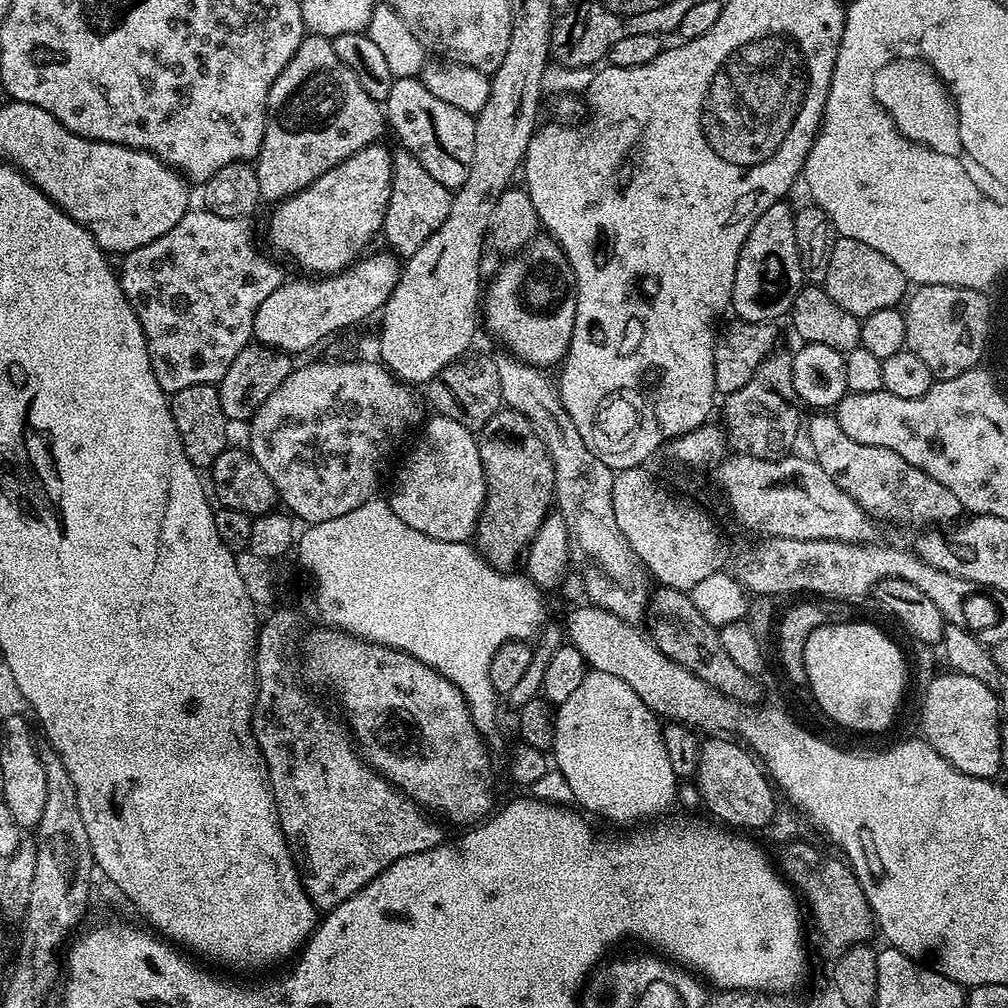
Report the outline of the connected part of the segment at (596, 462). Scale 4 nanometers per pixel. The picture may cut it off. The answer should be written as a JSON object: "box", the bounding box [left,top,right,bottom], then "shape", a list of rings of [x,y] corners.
{"box":[495,354,650,622],"shape":[[[508,354],[503,355],[495,359],[502,402],[531,422],[532,429],[552,459],[556,483],[554,504],[559,516],[566,522],[568,558],[584,583],[585,594],[592,599],[589,601],[595,607],[604,608],[618,618],[629,622],[643,621],[650,599],[650,576],[614,518],[613,469],[608,468],[606,462],[602,462],[602,458],[595,456],[586,446],[582,434],[575,429],[570,414],[562,406],[555,385],[551,385],[545,377],[547,375],[532,364]]]}

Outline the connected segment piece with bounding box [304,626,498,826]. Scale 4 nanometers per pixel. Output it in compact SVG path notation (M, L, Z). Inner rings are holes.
M320 626L309 638L308 649L304 652L304 668L314 683L324 688L336 688L336 696L352 727L355 747L364 763L388 779L421 809L441 821L476 826L497 807L498 790L492 777L489 747L475 734L478 725L472 720L472 711L468 709L460 688L445 676L397 648L369 644L331 626Z

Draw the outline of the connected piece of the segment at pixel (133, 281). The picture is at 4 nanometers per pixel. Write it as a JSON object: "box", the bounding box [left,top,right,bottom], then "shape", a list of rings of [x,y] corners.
{"box":[118,206,286,394],"shape":[[[203,206],[193,207],[180,219],[178,226],[174,226],[174,230],[166,230],[166,234],[162,234],[162,238],[154,238],[154,242],[150,242],[146,246],[138,246],[138,250],[129,252],[123,257],[124,265],[121,268],[119,265],[118,268],[120,285],[130,306],[138,314],[144,337],[148,343],[148,353],[152,359],[152,369],[156,375],[156,381],[165,394],[186,390],[186,386],[218,385],[229,370],[232,360],[237,358],[239,352],[247,347],[253,339],[252,327],[254,326],[254,314],[258,314],[258,306],[262,306],[262,302],[266,302],[266,298],[270,298],[270,294],[274,294],[274,290],[279,284],[285,283],[286,275],[284,276],[283,270],[278,265],[271,264],[256,249],[256,232],[252,229],[252,222],[248,218],[222,218]]]}

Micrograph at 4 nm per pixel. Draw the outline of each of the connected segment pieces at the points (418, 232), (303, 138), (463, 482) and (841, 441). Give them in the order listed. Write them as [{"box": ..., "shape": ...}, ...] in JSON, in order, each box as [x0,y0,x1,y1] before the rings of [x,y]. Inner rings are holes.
[{"box":[391,150,453,258],"shape":[[[400,150],[392,157],[392,187],[396,190],[396,216],[392,216],[392,236],[396,236],[396,244],[391,251],[397,257],[407,258],[412,256],[446,222],[450,214],[453,193],[442,182],[434,182],[430,178],[430,170],[418,162],[416,156]],[[404,196],[404,200],[400,200]]]},{"box":[254,35,386,202],"shape":[[[305,35],[298,46],[294,58],[286,62],[286,70],[278,74],[274,86],[270,86],[268,95],[268,121],[264,127],[264,137],[260,143],[260,152],[256,155],[254,167],[261,190],[261,201],[279,202],[302,191],[310,182],[322,178],[326,170],[338,166],[358,150],[377,143],[380,135],[386,132],[386,113],[381,105],[366,90],[353,72],[346,67],[327,36]]]},{"box":[390,414,487,544],"shape":[[[436,414],[423,425],[424,433],[415,442],[408,461],[404,464],[404,480],[408,484],[400,484],[390,495],[390,503],[394,514],[406,522],[414,530],[426,534],[430,538],[438,538],[442,542],[458,542],[463,544],[473,539],[480,520],[480,513],[487,494],[483,476],[482,459],[479,458],[478,441],[475,433],[454,419]]]},{"box":[806,415,962,530],"shape":[[[835,415],[813,416],[816,417],[806,424],[808,444],[812,447],[811,459],[822,466],[822,470],[826,470],[834,486],[858,502],[858,506],[862,506],[862,510],[873,520],[889,520],[892,524],[905,524],[908,528],[920,530],[925,526],[948,526],[961,519],[962,509],[958,498],[954,498],[946,486],[934,482],[934,478],[922,470],[910,466],[906,458],[894,454],[894,450],[872,452],[872,446],[854,442],[854,438],[847,436],[838,426]]]}]

